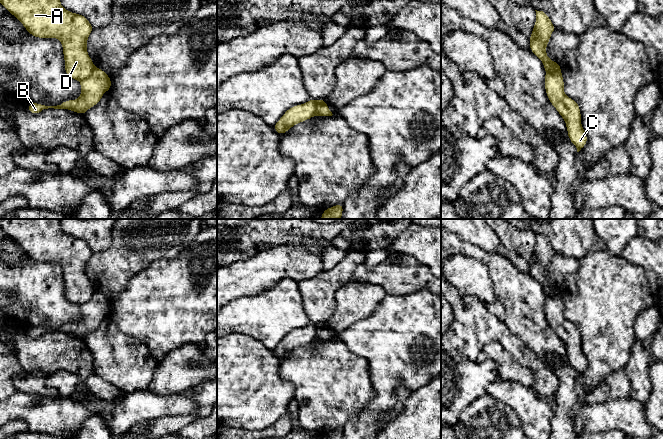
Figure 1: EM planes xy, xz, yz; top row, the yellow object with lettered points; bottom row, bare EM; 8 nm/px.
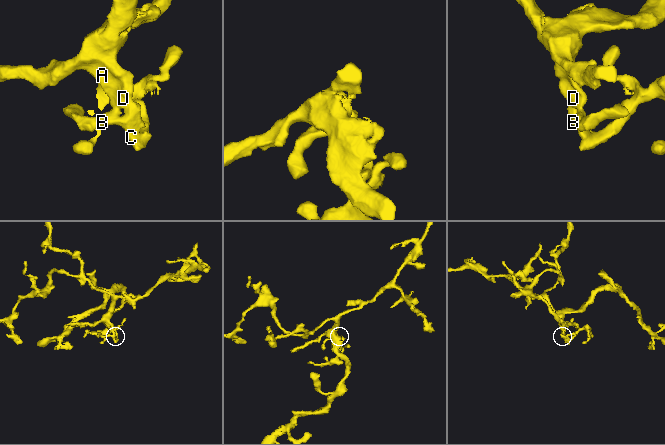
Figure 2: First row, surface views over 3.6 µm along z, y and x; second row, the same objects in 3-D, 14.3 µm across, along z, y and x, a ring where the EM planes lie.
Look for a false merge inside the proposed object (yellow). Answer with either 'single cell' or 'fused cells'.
fused cells

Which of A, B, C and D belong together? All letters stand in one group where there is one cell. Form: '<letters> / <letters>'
A D / B C

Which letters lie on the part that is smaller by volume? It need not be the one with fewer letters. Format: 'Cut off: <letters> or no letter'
Cut off: B, C

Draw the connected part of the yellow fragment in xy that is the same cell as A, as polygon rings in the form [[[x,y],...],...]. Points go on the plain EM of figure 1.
[[[0,219],[0,227],[32,260],[61,265],[67,300],[82,305],[91,299],[95,290],[86,268],[94,252],[85,240],[64,233],[60,219]]]

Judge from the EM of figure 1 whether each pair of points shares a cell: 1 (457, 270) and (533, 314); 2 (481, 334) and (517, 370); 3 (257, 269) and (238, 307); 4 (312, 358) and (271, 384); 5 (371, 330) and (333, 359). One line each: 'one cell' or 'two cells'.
1: two cells
2: two cells
3: two cells
4: two cells
5: two cells

